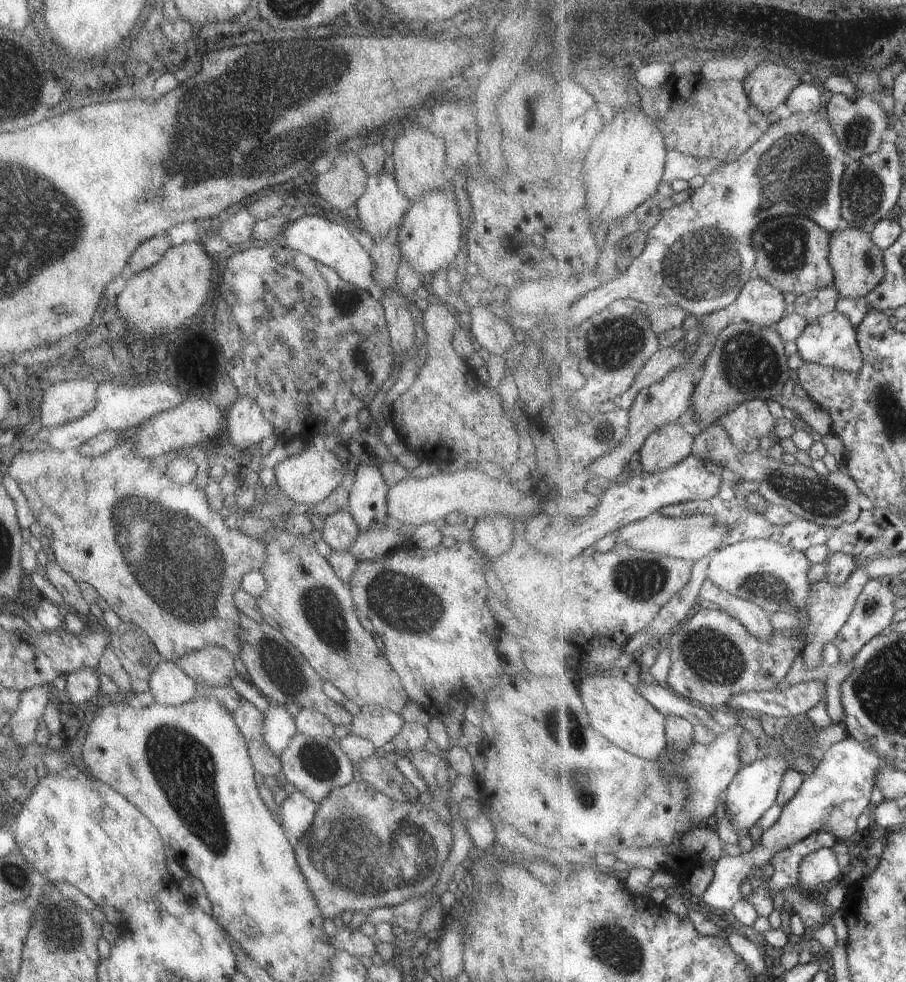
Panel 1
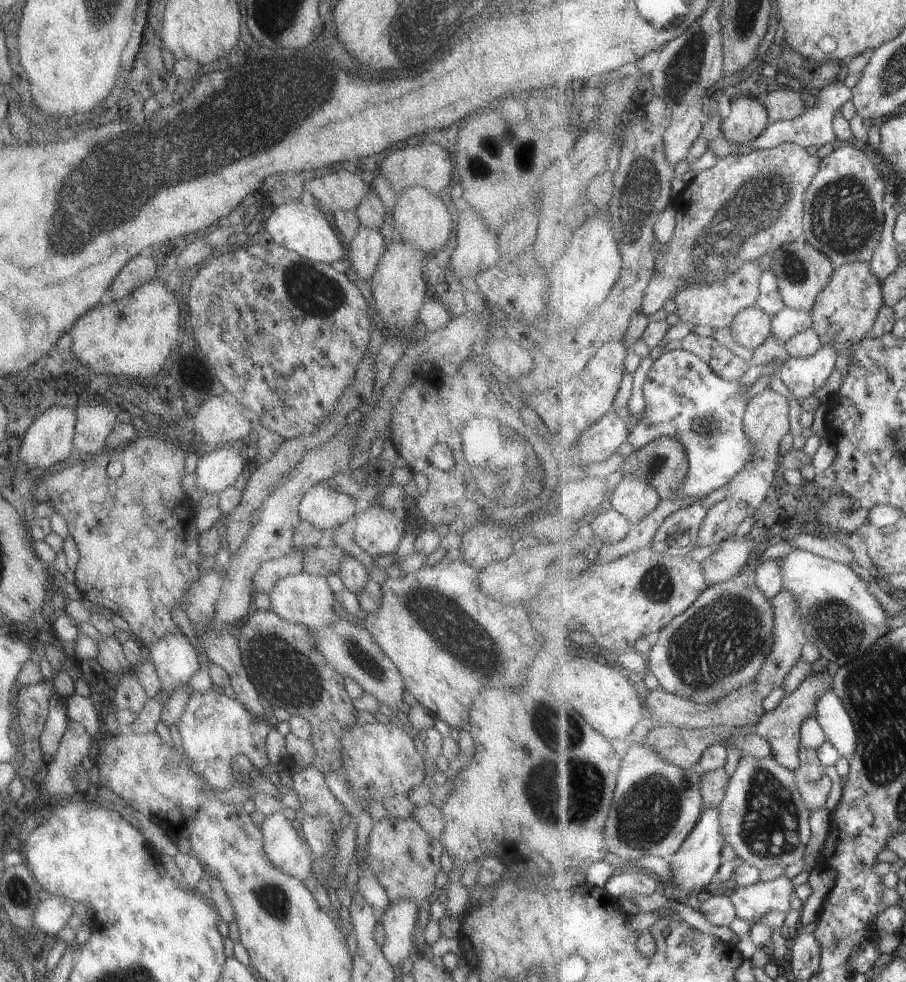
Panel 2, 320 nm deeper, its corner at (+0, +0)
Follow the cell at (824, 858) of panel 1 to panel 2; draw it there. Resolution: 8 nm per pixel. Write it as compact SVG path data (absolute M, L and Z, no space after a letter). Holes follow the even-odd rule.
M782 874L774 881L759 881L748 887L733 888L729 897L736 906L739 919L780 930L787 912L791 910L793 892L793 880Z

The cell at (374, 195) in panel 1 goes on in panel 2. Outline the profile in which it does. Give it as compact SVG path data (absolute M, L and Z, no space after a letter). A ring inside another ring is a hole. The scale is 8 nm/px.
M359 225L348 243L344 259L348 266L353 268L355 274L368 284L385 251L383 238L379 231Z

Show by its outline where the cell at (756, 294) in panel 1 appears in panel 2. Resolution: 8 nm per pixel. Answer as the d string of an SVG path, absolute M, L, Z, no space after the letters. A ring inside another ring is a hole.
M759 306L748 308L732 322L731 336L750 350L765 344L771 337L772 318L764 313Z

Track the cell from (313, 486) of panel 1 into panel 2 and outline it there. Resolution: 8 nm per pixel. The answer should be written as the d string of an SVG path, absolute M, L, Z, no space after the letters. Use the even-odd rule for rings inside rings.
M322 482L311 485L298 502L298 520L323 530L346 524L355 512L354 500Z

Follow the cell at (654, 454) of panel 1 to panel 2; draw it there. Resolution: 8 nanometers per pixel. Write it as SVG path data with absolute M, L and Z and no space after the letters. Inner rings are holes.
M627 475L615 487L614 507L630 524L649 516L661 502L659 493L647 482Z

